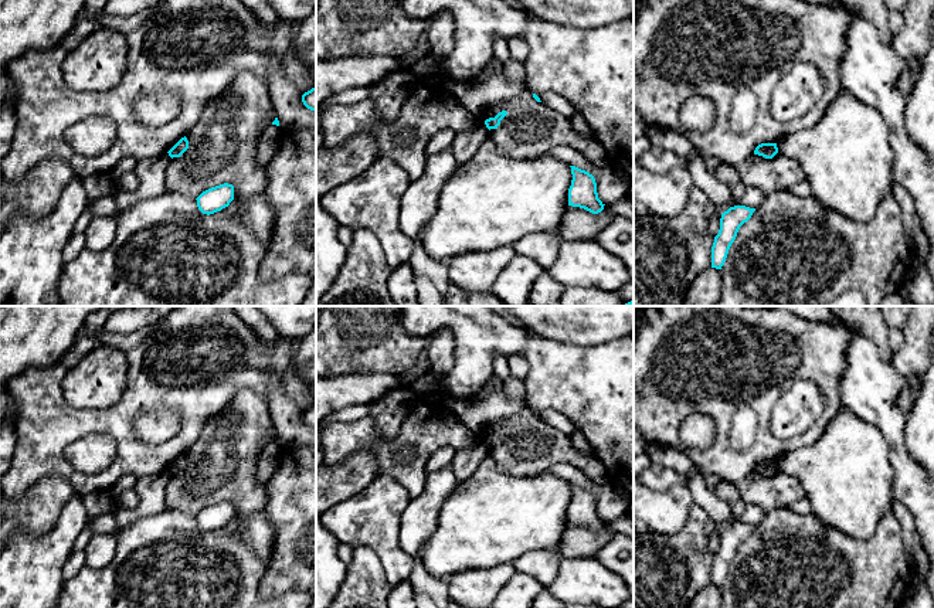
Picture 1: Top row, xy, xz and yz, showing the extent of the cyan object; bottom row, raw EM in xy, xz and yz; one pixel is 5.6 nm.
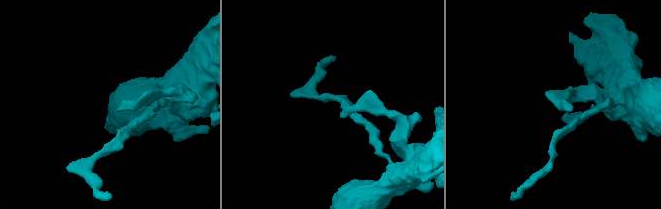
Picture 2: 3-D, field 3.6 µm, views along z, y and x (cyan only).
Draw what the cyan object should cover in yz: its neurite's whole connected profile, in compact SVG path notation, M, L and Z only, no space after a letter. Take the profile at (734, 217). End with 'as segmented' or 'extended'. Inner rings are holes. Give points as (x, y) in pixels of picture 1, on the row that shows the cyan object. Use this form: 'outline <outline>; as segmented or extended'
outline M734 206L721 214L720 230L711 247L711 268L721 269L740 227L751 218L754 211L755 208Z; as segmented

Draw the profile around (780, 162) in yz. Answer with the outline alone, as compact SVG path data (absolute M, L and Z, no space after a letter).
M780 152L772 159L753 154L737 164L736 170L743 184L760 188L765 197L805 180L798 162Z

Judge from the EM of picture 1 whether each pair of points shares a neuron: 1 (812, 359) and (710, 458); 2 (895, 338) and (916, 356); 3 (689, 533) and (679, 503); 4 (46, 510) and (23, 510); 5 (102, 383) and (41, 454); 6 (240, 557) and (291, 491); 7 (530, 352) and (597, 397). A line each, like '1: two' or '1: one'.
1: one
2: two
3: two
4: one
5: two
6: two
7: one

